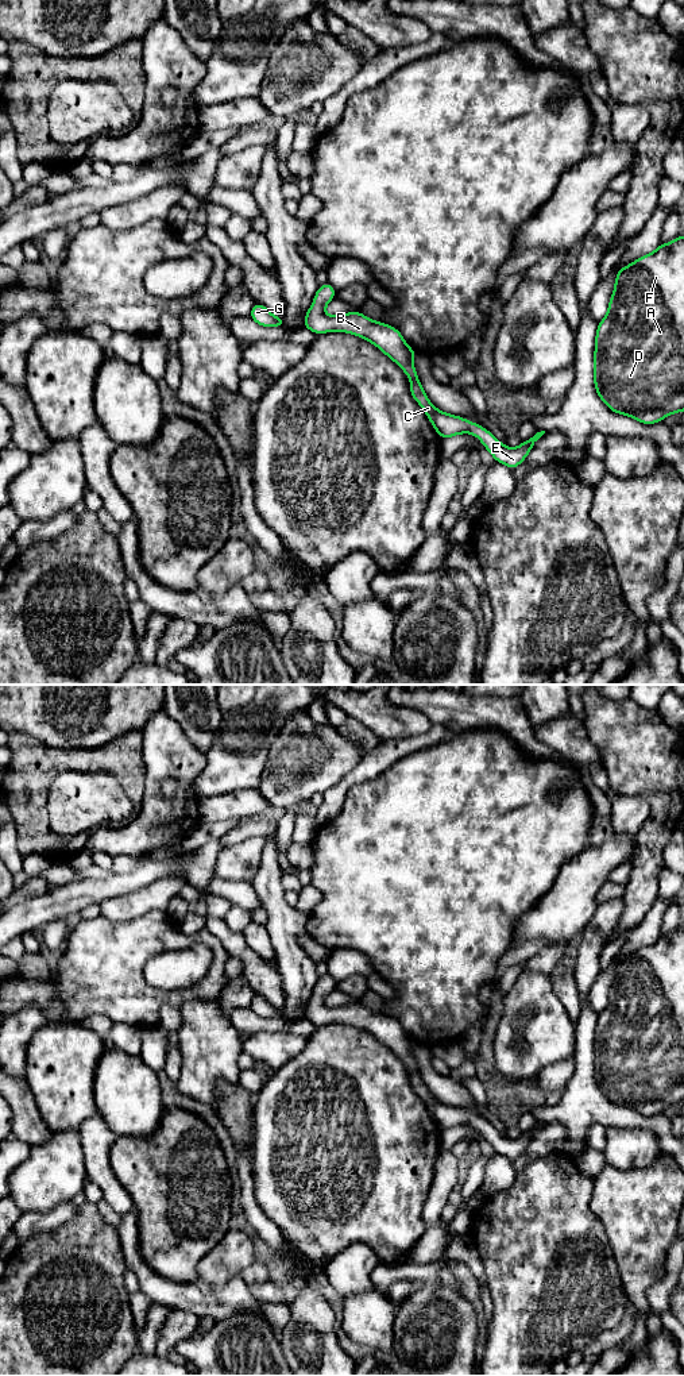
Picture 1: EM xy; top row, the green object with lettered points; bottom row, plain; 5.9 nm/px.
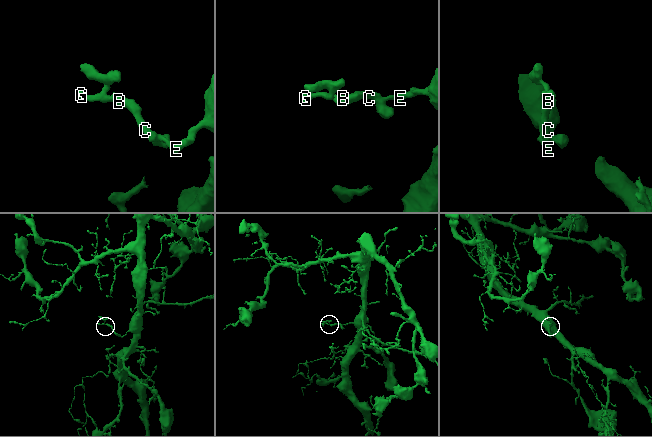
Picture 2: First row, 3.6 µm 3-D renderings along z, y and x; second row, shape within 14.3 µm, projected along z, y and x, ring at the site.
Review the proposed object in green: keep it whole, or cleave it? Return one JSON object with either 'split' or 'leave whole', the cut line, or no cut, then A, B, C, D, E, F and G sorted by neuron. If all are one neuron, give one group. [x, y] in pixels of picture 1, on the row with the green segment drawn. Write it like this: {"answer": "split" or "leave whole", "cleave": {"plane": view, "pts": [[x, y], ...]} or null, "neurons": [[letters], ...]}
{"answer": "leave whole", "cleave": null, "neurons": [["A", "B", "C", "D", "E", "F", "G"]]}

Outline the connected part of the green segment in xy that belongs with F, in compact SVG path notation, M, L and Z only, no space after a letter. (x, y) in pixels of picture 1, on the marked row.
M684 235L621 267L608 311L598 323L594 352L594 386L607 408L649 425L684 412Z

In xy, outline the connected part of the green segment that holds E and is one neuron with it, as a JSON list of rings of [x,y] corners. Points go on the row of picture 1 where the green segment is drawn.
[[[328,281],[318,286],[313,304],[305,315],[304,328],[310,329],[316,335],[332,331],[347,332],[363,338],[376,346],[405,371],[410,379],[410,393],[413,400],[424,409],[441,439],[449,439],[459,433],[475,435],[483,443],[484,448],[494,456],[495,462],[514,470],[525,460],[536,442],[545,433],[545,431],[537,432],[533,438],[523,440],[517,448],[510,448],[502,444],[480,424],[438,411],[429,401],[418,379],[413,363],[413,358],[417,352],[406,344],[402,334],[395,327],[387,325],[382,321],[374,321],[358,311],[328,316],[324,312],[324,308],[335,297],[336,290]]]

